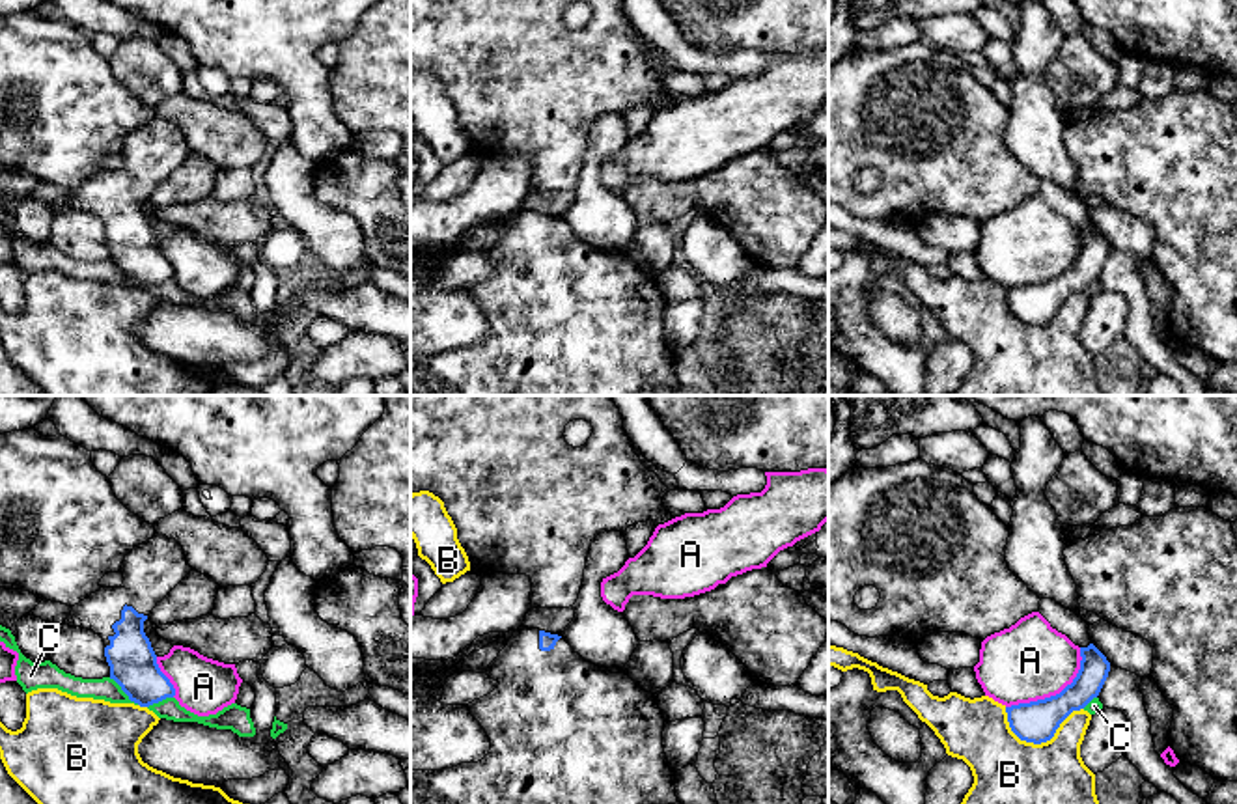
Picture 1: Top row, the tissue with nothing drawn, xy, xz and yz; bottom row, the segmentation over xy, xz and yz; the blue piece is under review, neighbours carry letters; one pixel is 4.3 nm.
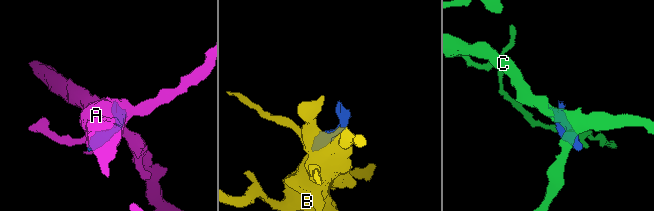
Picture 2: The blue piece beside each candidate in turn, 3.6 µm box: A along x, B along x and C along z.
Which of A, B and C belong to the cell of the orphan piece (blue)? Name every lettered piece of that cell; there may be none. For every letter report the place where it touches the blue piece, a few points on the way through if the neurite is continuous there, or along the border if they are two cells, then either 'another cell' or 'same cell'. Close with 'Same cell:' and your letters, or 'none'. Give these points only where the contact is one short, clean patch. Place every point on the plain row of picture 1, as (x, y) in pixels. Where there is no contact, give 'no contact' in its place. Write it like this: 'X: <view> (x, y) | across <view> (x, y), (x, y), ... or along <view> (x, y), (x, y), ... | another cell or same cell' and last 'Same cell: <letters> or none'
A: yz (1056, 277) | another cell
B: yz (1040, 325) | another cell
C: xy (124, 273) | along xy (109, 260), (138, 286) | another cell
Same cell: none

